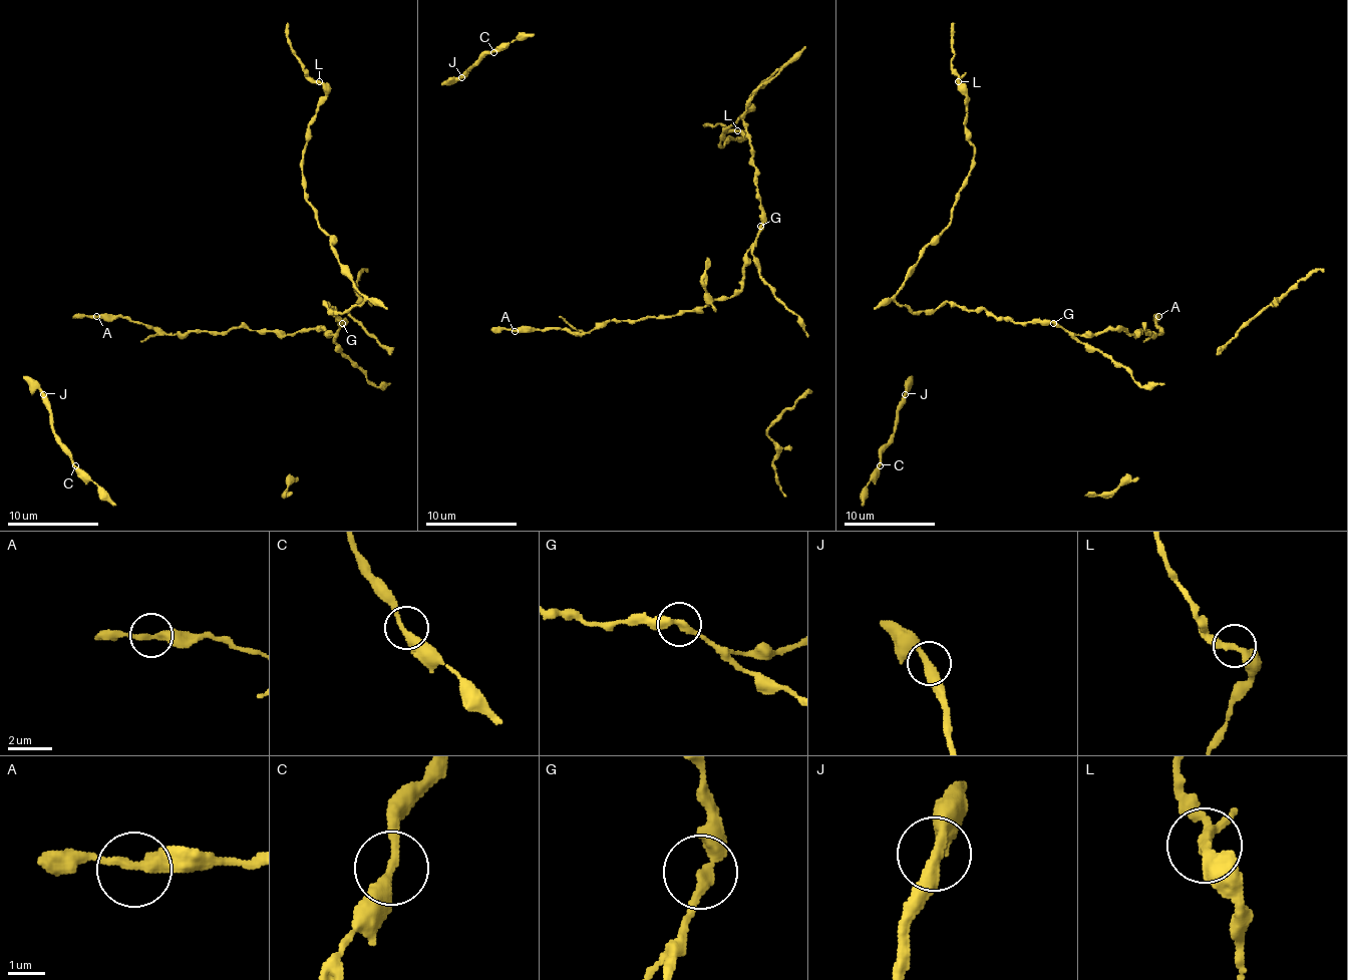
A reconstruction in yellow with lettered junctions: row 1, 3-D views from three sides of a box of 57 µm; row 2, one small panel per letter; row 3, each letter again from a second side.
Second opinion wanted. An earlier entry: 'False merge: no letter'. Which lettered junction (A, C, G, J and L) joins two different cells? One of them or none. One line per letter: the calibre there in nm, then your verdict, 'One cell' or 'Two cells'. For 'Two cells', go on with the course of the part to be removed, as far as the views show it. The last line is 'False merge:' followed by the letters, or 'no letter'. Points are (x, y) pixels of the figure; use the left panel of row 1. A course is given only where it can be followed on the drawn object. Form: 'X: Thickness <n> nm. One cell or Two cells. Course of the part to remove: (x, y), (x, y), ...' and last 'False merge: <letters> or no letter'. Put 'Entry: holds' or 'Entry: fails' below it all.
A: Thickness 300 nm. One cell
C: Thickness 320 nm. One cell
G: Thickness 320 nm. One cell
J: Thickness 340 nm. One cell
L: Thickness 320 nm. One cell
False merge: no letter
Entry: holds

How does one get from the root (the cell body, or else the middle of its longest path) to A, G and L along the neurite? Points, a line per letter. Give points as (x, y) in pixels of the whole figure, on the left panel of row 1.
A: (294, 332), (275, 334), (230, 327), (225, 332), (158, 334), (151, 327), (119, 316), (96, 316)
G: (294, 332), (323, 330), (328, 334), (335, 334), (342, 323)
L: (294, 332), (335, 334), (344, 323), (326, 302), (348, 311), (364, 300), (305, 193), (319, 82)

